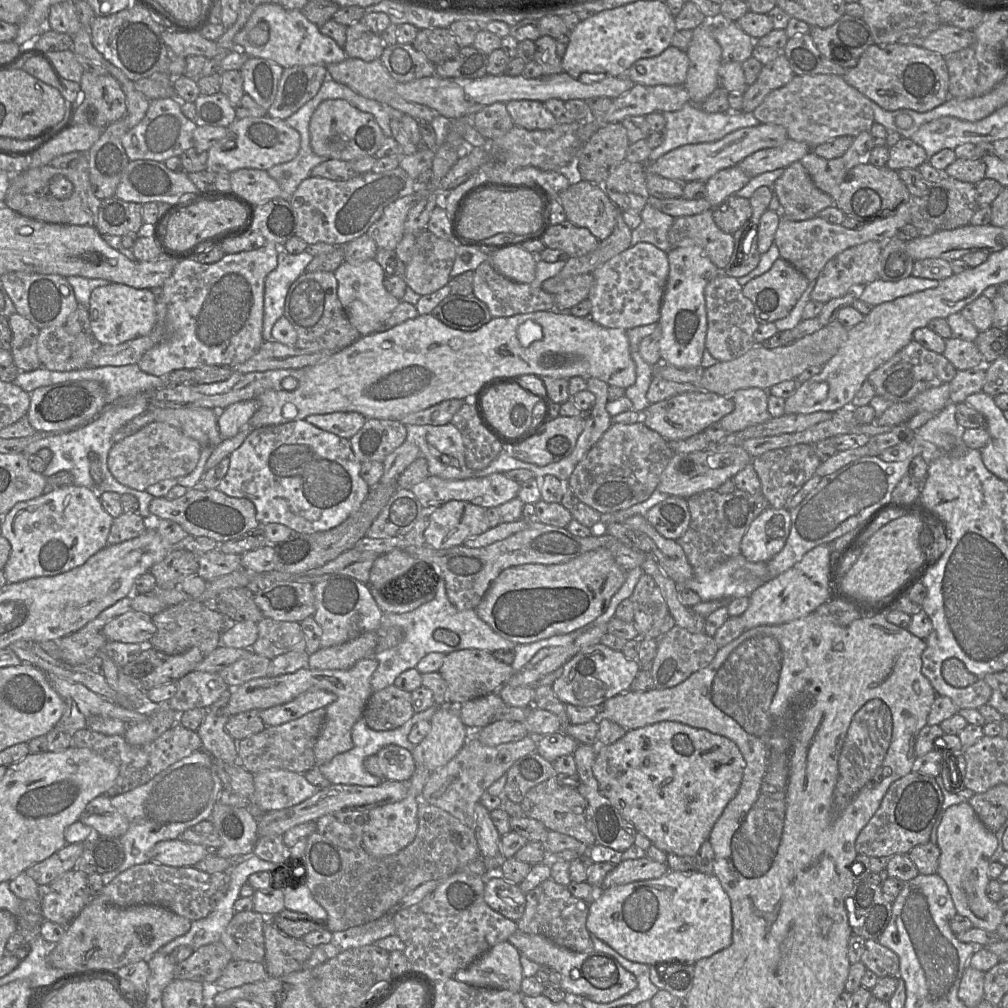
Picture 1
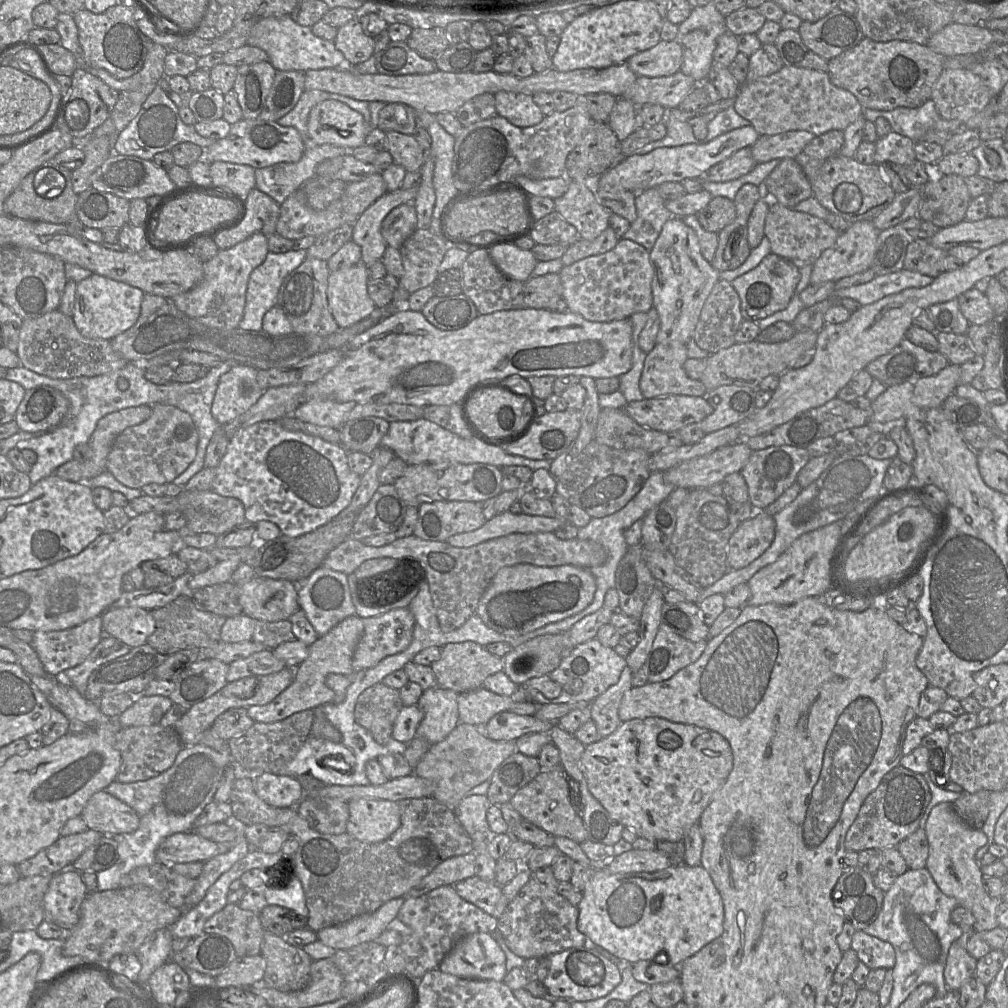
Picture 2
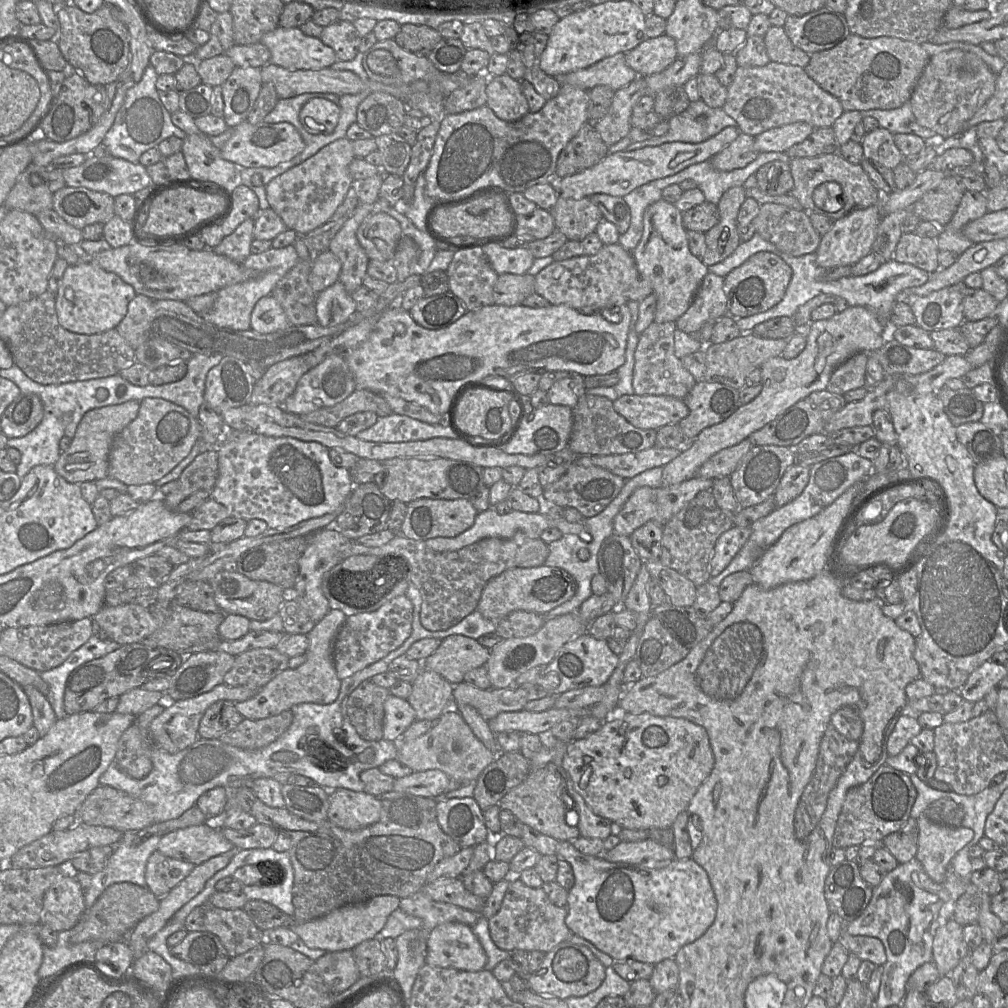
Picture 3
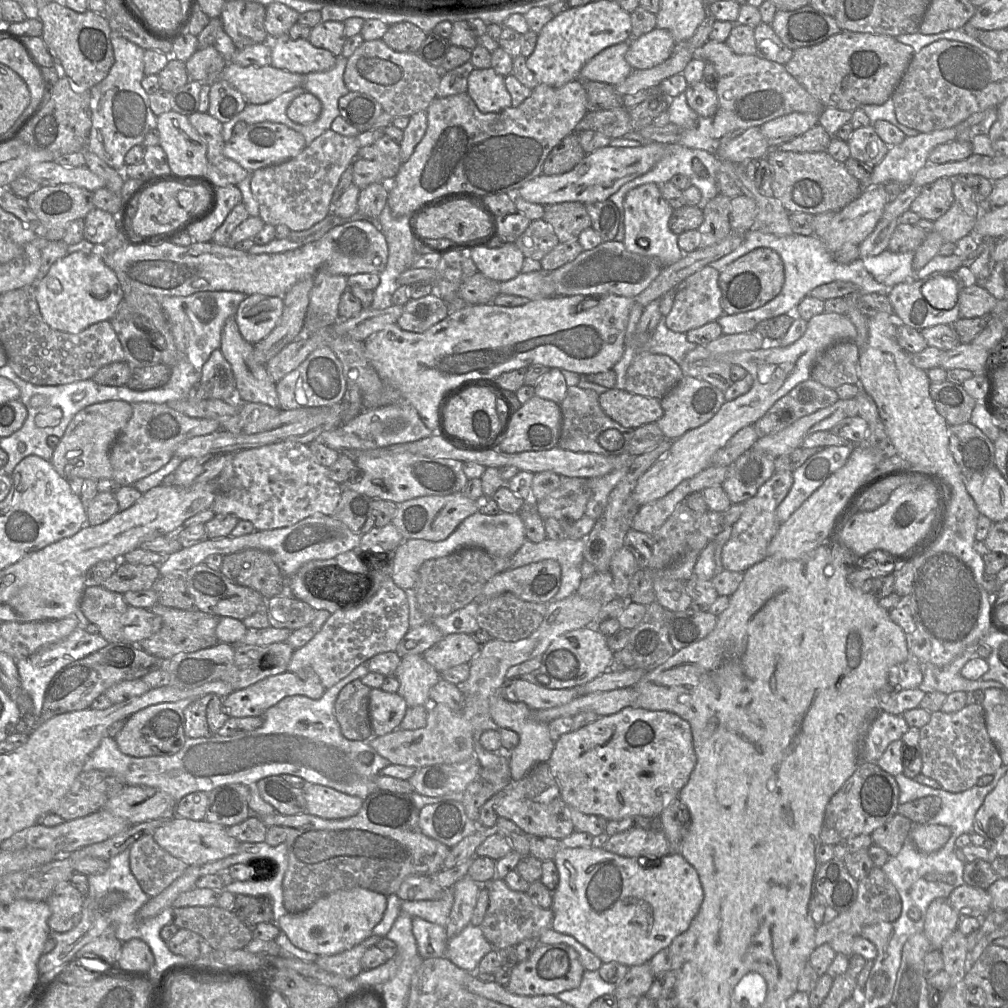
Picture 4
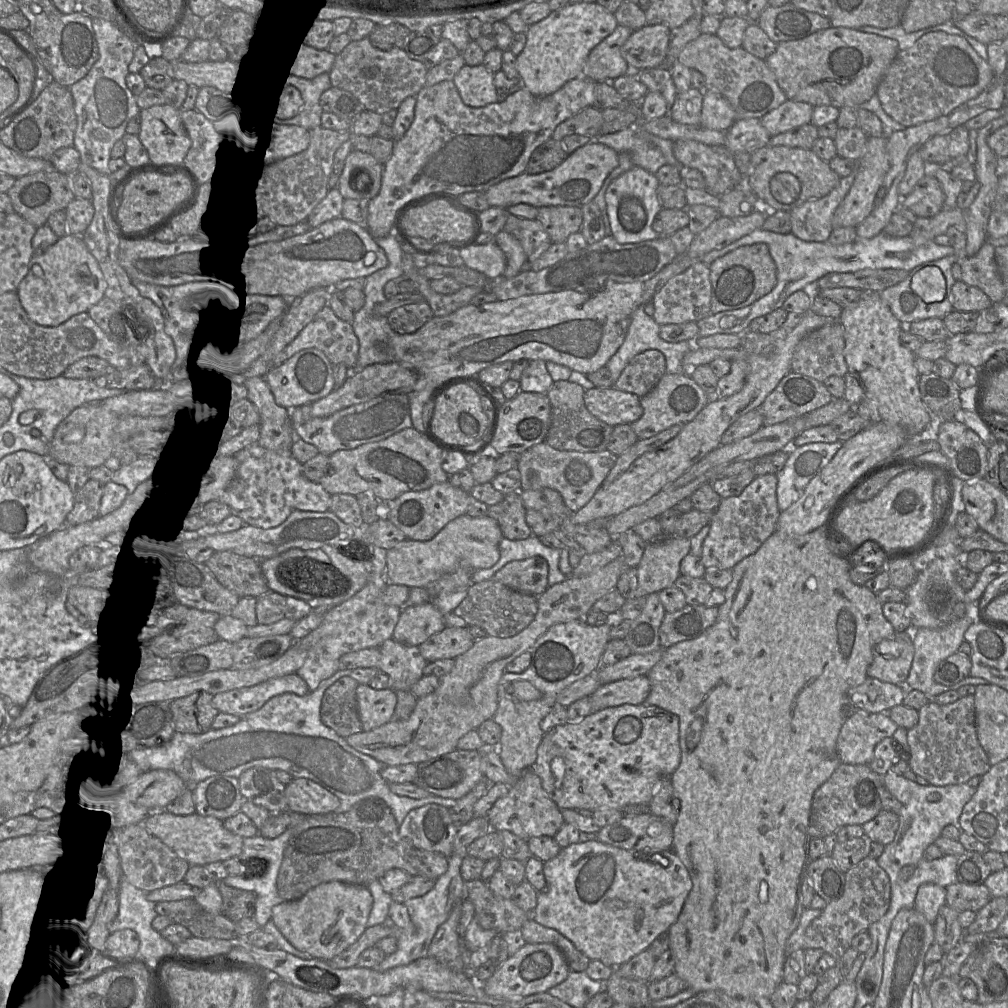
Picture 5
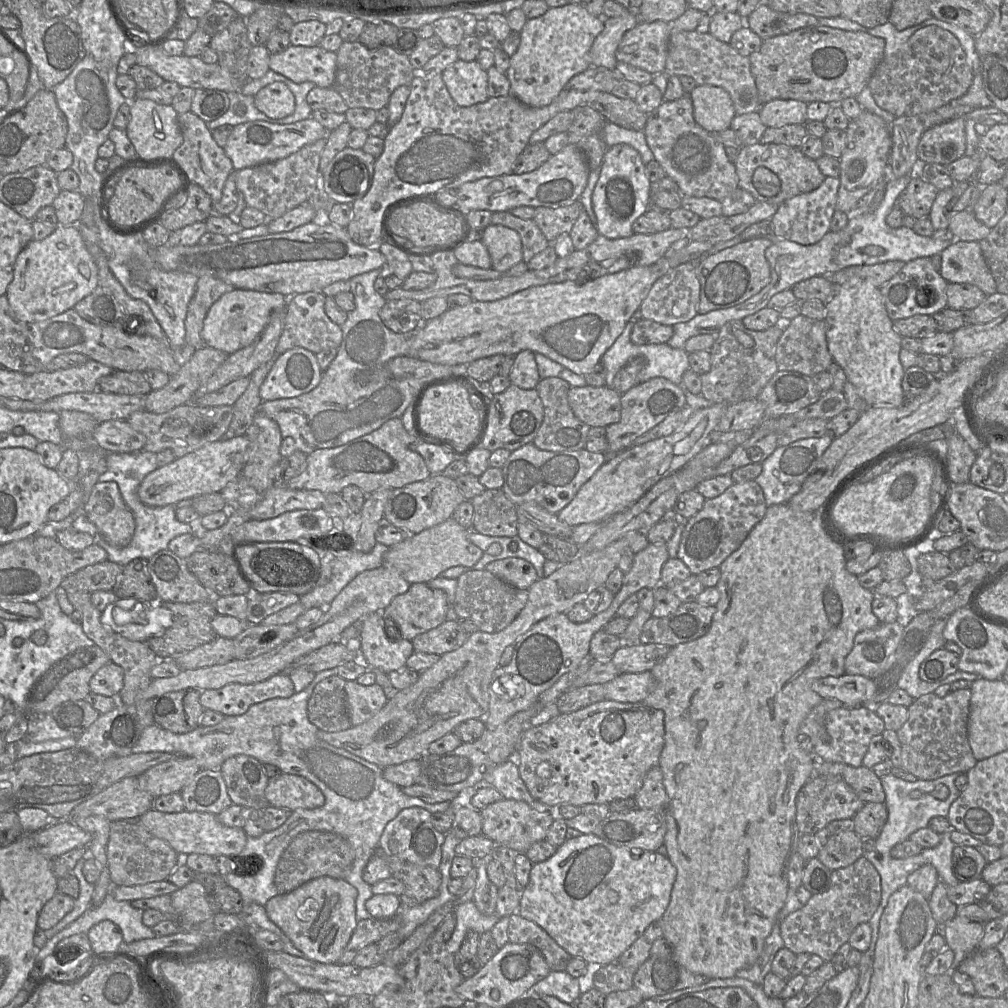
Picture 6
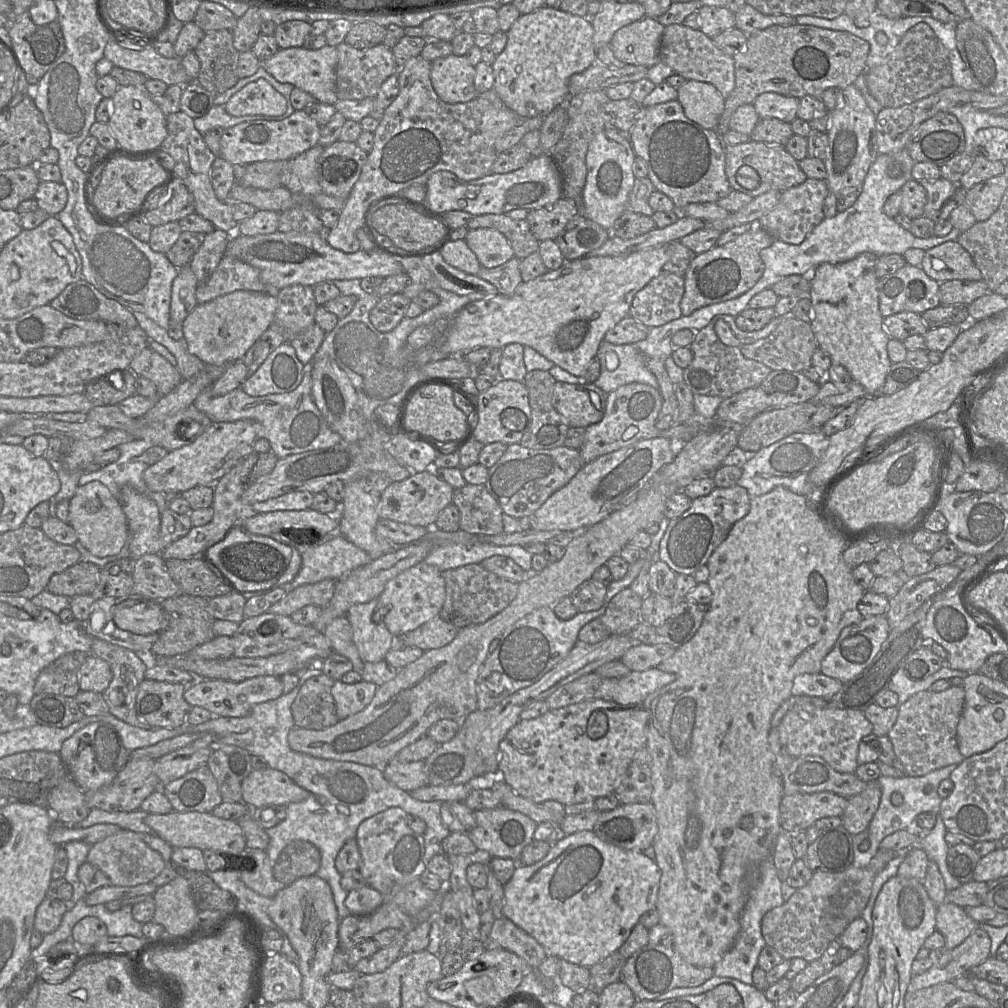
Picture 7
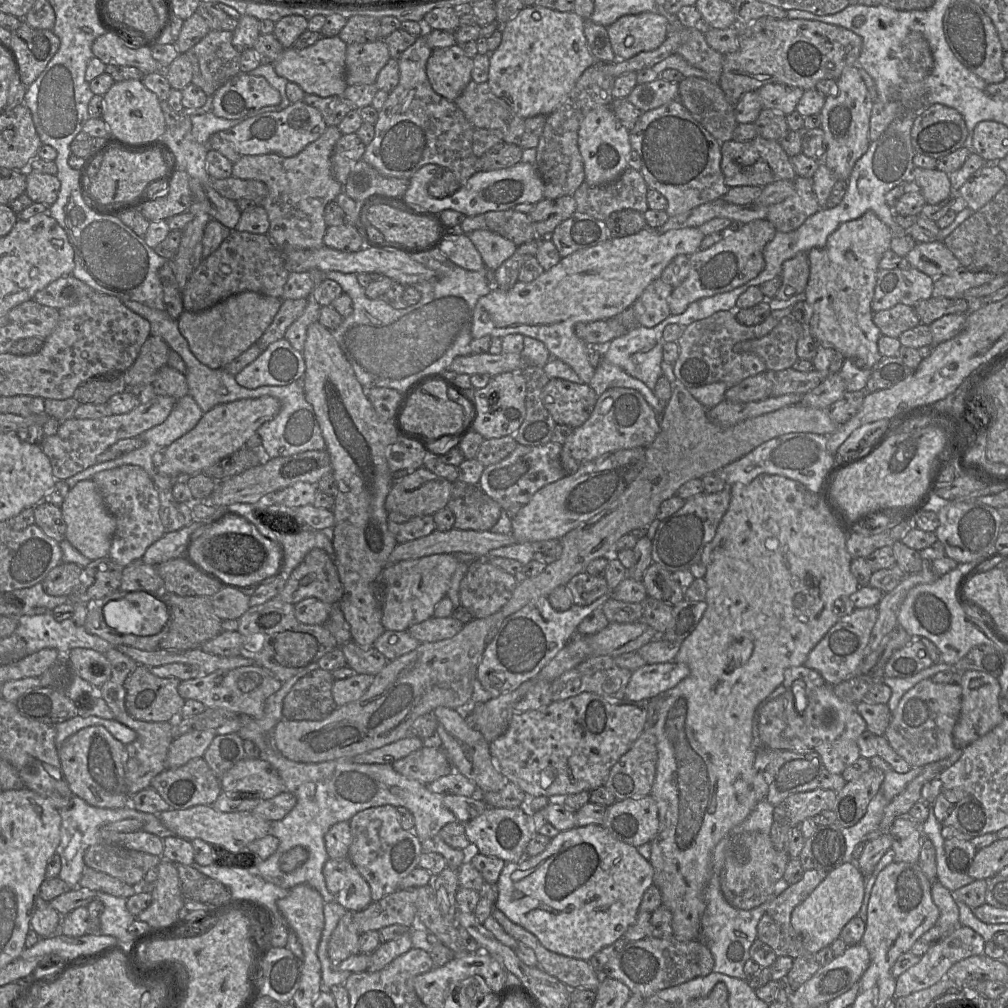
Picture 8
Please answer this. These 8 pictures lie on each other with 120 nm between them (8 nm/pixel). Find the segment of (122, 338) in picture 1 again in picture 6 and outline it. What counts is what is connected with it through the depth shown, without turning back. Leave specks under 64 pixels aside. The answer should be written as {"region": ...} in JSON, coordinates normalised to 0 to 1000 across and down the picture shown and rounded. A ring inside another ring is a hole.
{"region":[[[58,222],[51,233],[43,238],[32,238],[19,251],[14,261],[13,277],[6,295],[16,315],[22,318],[42,318],[71,307],[79,298],[90,292],[98,283],[97,265],[74,224]]]}

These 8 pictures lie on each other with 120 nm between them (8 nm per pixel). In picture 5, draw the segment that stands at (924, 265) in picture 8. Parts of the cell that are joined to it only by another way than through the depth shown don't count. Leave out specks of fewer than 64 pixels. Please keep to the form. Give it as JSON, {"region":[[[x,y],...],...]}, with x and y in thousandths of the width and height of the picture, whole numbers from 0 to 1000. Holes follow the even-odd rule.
{"region":[[[977,240],[964,255],[952,256],[953,279],[970,285],[984,299],[993,300],[999,294],[998,287],[987,258],[987,245]]]}

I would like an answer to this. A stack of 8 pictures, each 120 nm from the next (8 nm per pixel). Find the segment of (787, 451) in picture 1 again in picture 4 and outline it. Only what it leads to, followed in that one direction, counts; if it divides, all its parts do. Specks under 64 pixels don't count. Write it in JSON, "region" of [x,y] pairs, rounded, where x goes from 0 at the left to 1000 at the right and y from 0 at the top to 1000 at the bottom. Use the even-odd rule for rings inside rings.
{"region":[[[744,445],[722,463],[721,473],[715,482],[726,500],[738,499],[750,491],[752,485],[769,469],[768,455],[758,448]]]}

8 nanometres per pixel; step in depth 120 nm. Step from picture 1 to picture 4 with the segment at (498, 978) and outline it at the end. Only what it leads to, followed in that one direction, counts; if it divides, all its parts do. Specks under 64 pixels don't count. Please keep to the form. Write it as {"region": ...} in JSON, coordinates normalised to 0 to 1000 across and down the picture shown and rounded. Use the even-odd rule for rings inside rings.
{"region":[[[409,910],[409,925],[419,951],[440,949],[444,935],[440,919]]]}

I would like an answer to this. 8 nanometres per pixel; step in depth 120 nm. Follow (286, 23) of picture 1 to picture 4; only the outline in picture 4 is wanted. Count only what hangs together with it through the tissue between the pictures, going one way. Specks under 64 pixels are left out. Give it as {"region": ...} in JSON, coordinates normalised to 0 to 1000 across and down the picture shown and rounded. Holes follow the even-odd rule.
{"region":[[[286,35],[268,39],[269,65],[293,73],[321,71],[334,63],[324,50],[312,47],[306,40],[290,40]]]}

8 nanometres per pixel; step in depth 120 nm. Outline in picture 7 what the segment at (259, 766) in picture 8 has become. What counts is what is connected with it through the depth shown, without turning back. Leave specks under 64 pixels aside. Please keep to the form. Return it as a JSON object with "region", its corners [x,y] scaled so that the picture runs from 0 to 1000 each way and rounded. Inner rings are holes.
{"region":[[[269,761],[252,763],[240,776],[240,795],[249,803],[287,799],[307,790],[308,787],[286,769]]]}

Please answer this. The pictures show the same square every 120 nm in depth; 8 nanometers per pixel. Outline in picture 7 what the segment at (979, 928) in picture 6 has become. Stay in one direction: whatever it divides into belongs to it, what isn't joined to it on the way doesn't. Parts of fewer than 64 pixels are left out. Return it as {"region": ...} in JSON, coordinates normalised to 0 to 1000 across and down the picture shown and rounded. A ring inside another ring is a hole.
{"region":[[[941,894],[930,899],[929,923],[938,930],[938,942],[952,938],[970,920],[957,901]]]}

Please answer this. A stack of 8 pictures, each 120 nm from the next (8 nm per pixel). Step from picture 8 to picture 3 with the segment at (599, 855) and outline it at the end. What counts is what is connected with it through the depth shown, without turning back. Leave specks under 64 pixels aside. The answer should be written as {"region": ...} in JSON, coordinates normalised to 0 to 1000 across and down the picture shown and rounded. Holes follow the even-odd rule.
{"region":[[[564,834],[555,835],[553,849],[565,857],[570,871],[563,890],[563,920],[610,953],[631,952],[651,957],[657,952],[669,951],[675,940],[694,931],[709,913],[711,893],[702,867],[686,851],[634,857],[608,856],[597,849],[578,847]]]}

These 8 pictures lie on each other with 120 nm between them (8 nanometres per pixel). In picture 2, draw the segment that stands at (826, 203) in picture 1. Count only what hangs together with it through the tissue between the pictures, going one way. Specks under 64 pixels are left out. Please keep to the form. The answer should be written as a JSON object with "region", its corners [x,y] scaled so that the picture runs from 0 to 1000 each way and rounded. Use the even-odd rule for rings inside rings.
{"region":[[[777,158],[758,180],[759,186],[776,204],[788,206],[797,198],[807,195],[806,186],[796,167],[788,158]]]}

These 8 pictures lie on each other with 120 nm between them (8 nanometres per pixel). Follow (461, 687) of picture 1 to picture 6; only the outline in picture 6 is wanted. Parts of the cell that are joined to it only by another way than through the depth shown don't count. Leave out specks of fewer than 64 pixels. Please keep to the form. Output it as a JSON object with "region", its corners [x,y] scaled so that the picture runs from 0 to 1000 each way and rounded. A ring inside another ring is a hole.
{"region":[[[440,616],[438,619],[409,635],[412,647],[439,650],[456,643],[463,635],[462,628],[452,616]]]}

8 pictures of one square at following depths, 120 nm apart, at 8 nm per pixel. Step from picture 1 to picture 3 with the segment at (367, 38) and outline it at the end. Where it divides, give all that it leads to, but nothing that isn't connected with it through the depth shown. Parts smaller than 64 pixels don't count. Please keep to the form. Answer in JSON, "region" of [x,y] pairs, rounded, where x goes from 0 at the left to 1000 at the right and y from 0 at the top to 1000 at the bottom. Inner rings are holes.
{"region":[[[336,20],[320,27],[316,39],[330,49],[335,61],[348,61],[356,52],[358,38],[348,22]]]}

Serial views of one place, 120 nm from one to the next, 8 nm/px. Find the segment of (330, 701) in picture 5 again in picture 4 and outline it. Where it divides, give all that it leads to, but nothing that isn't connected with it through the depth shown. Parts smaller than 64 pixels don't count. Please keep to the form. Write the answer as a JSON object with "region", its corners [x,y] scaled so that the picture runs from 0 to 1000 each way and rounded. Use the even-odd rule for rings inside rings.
{"region":[[[354,674],[341,681],[335,688],[332,711],[339,728],[346,734],[366,736],[372,730],[366,707],[368,684]]]}

